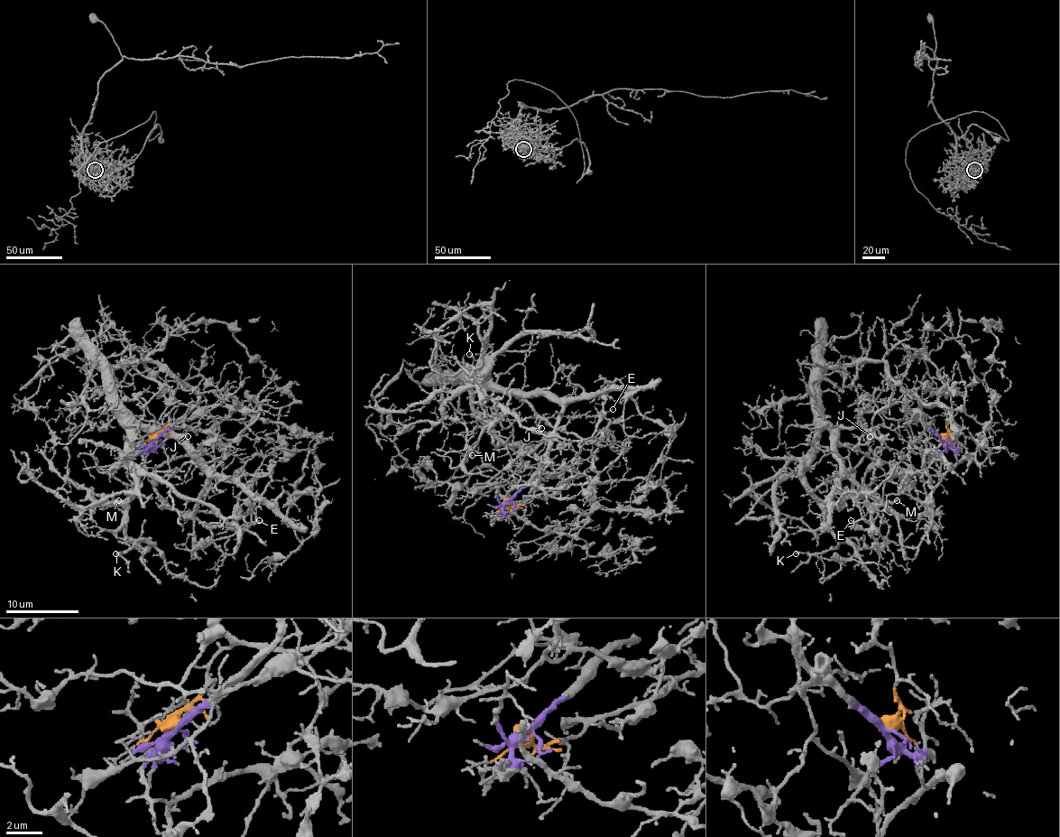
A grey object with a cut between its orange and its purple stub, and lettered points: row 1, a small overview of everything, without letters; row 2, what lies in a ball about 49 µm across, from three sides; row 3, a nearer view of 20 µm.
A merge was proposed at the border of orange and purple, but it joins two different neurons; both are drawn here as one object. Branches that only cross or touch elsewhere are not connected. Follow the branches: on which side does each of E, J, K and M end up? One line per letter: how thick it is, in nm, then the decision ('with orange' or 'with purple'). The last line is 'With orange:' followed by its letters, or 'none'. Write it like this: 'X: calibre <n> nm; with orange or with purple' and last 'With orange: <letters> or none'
E: calibre 90 nm; with orange
J: calibre 140 nm; with purple
K: calibre 130 nm; with purple
M: calibre 200 nm; with purple
With orange: E

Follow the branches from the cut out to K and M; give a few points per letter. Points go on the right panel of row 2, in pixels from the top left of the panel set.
K: (942, 439), (910, 412), (883, 362), (824, 371), (804, 488), (837, 544), (795, 553)
M: (942, 439), (910, 412), (883, 362), (835, 364), (823, 373), (804, 487), (823, 501), (857, 494), (898, 499)

